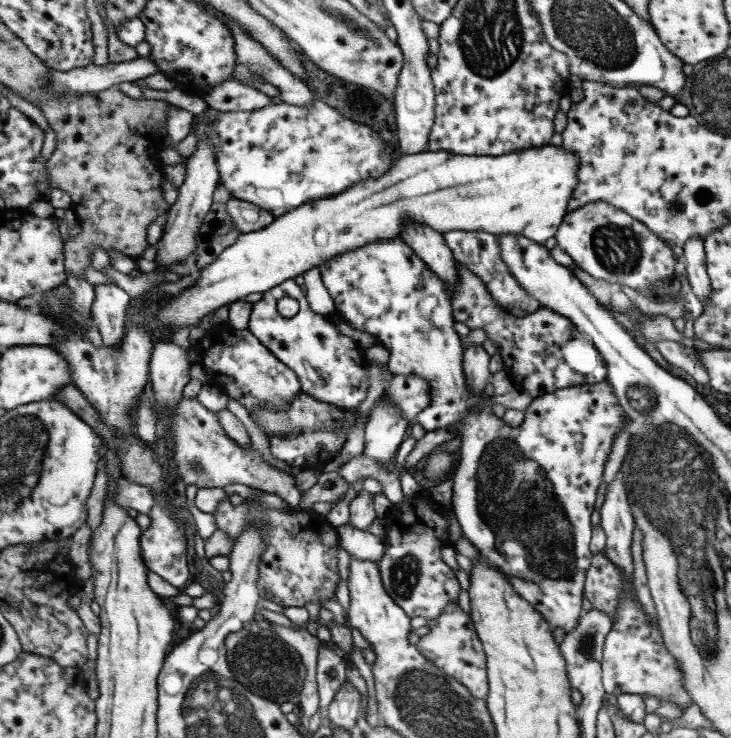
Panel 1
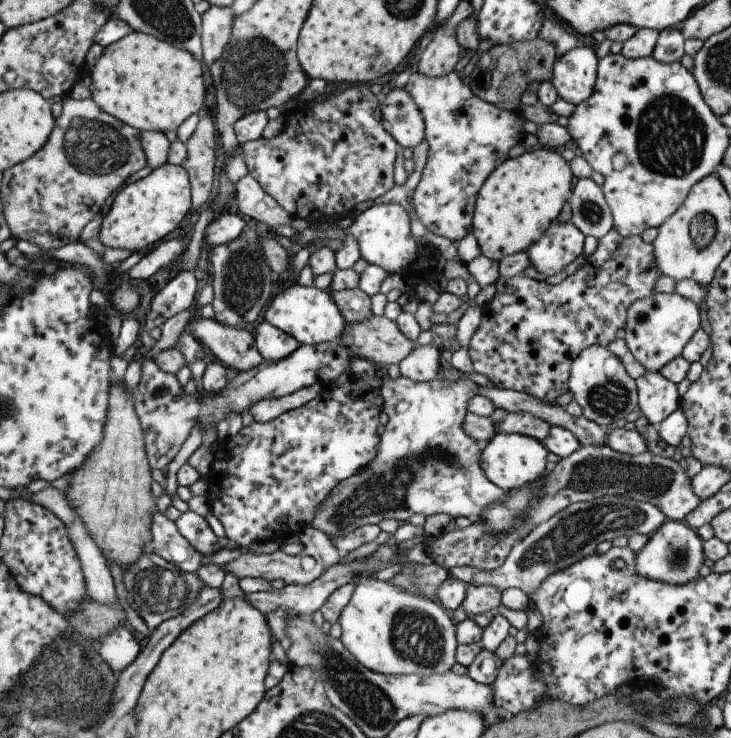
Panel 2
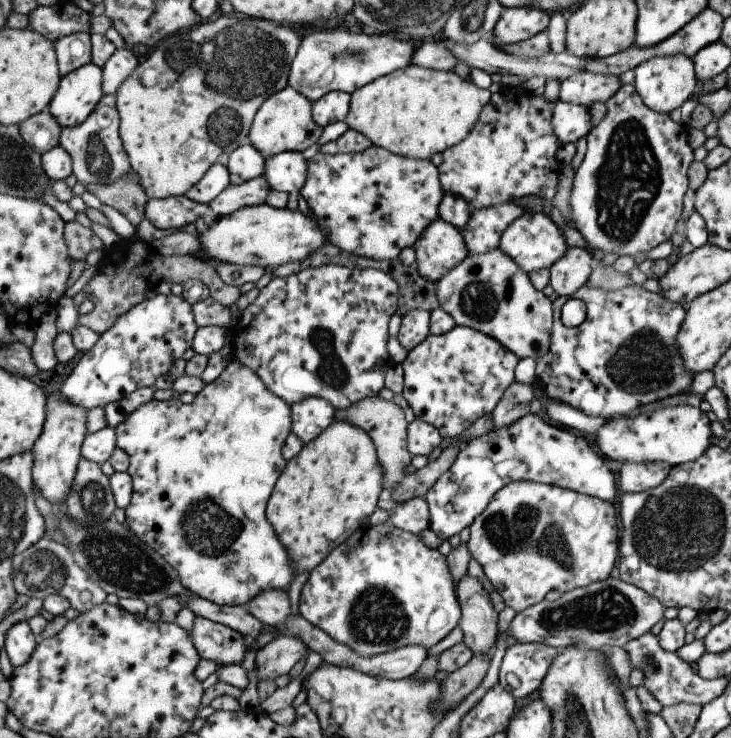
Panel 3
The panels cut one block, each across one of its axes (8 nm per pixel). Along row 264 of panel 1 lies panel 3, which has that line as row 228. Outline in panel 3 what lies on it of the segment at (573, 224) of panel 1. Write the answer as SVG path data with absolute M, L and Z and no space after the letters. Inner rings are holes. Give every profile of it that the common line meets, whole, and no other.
M624 84L619 87L619 90L612 94L605 102L607 112L605 116L596 125L591 127L591 130L584 136L585 137L585 154L579 165L574 171L572 180L572 189L569 197L570 217L572 218L572 226L583 240L594 249L602 250L605 253L615 252L618 257L627 255L634 257L638 252L647 253L654 246L661 244L661 242L669 239L673 233L673 227L679 220L681 214L681 198L687 192L688 185L688 166L693 162L693 151L687 143L687 129L679 122L673 122L668 114L658 113L652 111L643 104L640 96L637 94L632 84Z

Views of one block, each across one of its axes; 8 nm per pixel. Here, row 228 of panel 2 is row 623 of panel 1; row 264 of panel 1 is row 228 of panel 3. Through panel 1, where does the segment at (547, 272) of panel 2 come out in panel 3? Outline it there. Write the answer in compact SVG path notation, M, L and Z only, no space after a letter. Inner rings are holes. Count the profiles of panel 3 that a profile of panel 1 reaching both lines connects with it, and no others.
M371 145L360 153L335 153L334 155L319 152L315 153L310 159L306 159L306 179L303 186L299 189L299 194L305 199L309 214L319 227L321 234L329 245L333 245L343 252L356 257L365 257L373 260L394 260L403 248L412 248L414 242L420 234L429 226L430 222L438 218L438 204L444 195L440 182L438 181L438 170L429 159L412 159L389 152L387 149L377 145Z

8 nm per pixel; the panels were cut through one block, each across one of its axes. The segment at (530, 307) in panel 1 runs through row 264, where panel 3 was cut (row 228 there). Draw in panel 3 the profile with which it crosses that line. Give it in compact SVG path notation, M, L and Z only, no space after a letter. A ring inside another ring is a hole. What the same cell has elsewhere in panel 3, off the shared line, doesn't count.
M512 202L472 209L466 225L459 229L468 254L496 249L503 230L524 212L521 206Z

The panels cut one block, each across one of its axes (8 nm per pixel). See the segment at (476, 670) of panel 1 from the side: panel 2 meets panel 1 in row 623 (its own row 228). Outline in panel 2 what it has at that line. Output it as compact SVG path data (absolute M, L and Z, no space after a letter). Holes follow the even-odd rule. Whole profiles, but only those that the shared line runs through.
M454 71L441 77L427 77L411 72L403 89L419 110L424 123L424 140L429 145L427 160L421 170L421 179L413 190L413 208L427 231L447 238L456 245L472 231L474 201L479 188L485 178L508 158L508 150L522 138L522 128L526 120L515 114L515 111L496 108L493 104L474 96L471 90L468 90L466 81Z

